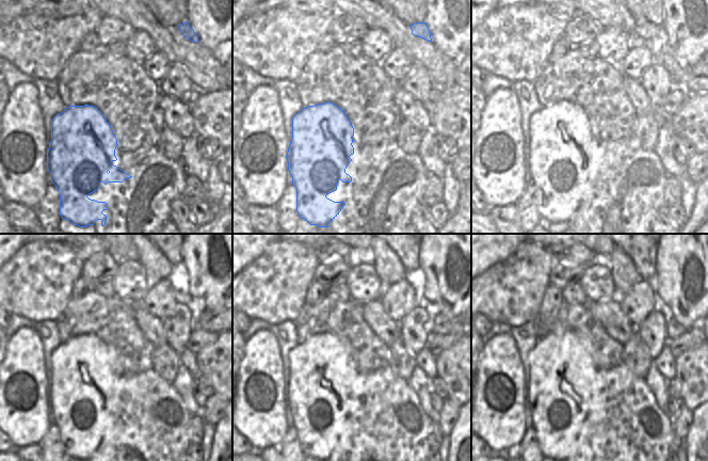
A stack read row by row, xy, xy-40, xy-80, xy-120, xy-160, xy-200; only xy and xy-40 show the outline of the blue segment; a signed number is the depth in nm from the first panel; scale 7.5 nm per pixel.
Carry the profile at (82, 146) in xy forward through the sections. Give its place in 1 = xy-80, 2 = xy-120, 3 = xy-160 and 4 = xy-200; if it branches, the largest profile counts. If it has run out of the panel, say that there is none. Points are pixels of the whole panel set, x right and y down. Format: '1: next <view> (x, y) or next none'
1: next xy-80 (559, 131)
2: next xy-120 (79, 366)
3: next xy-160 (320, 381)
4: next xy-200 (558, 364)

